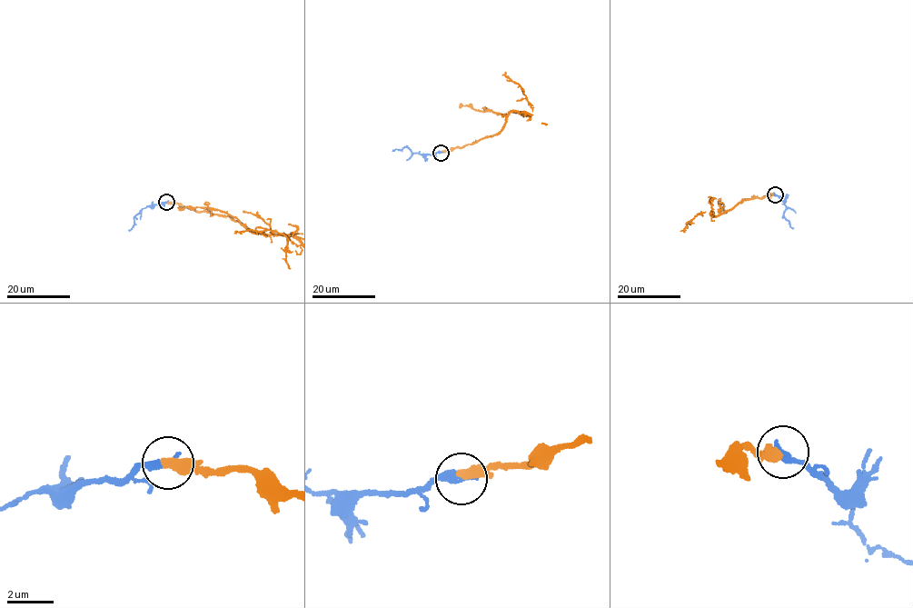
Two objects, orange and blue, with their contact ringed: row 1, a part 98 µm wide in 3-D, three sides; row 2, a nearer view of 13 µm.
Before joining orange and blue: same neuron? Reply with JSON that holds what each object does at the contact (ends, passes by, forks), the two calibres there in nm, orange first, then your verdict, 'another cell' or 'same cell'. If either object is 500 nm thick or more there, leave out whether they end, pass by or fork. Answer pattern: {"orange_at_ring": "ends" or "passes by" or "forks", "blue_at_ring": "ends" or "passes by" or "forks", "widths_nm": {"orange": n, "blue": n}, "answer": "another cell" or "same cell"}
{"orange_at_ring": "ends", "blue_at_ring": "ends", "widths_nm": {"orange": 440, "blue": 340}, "answer": "same cell"}

